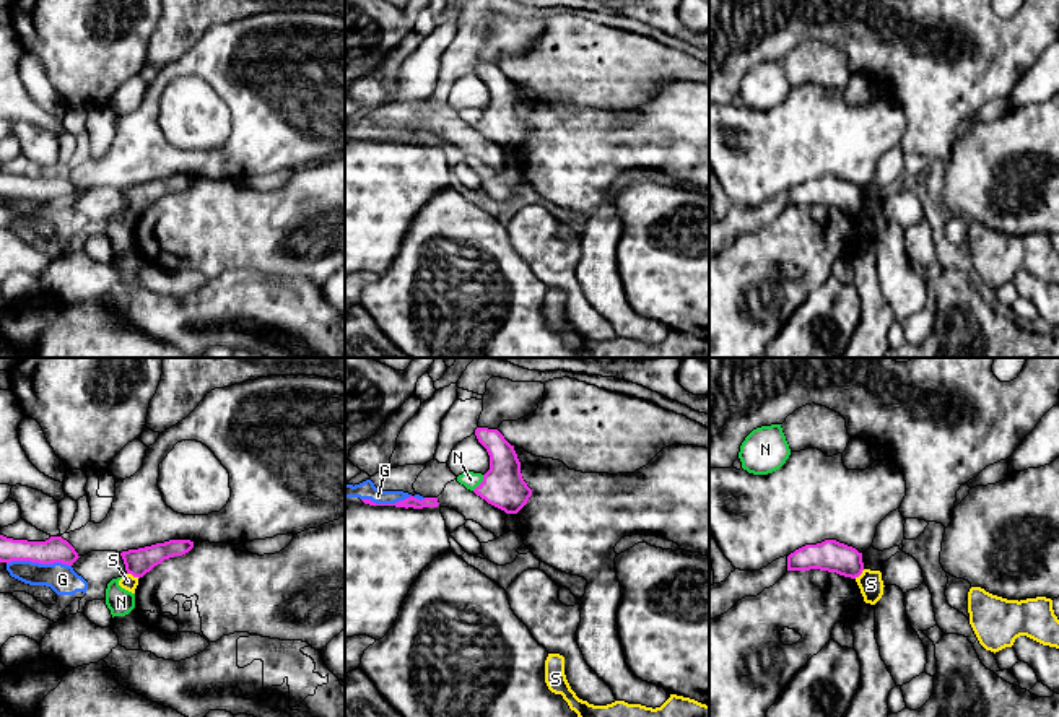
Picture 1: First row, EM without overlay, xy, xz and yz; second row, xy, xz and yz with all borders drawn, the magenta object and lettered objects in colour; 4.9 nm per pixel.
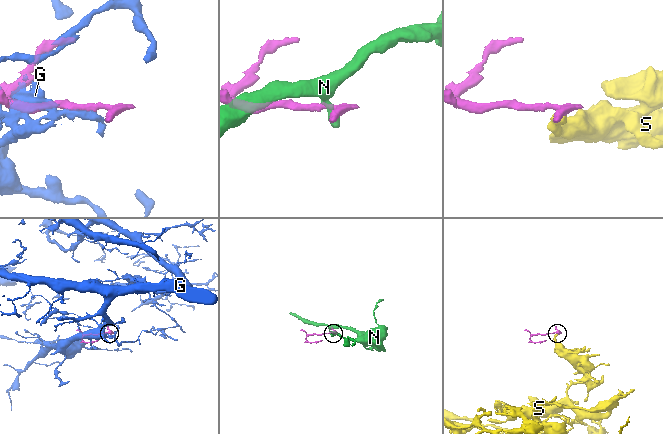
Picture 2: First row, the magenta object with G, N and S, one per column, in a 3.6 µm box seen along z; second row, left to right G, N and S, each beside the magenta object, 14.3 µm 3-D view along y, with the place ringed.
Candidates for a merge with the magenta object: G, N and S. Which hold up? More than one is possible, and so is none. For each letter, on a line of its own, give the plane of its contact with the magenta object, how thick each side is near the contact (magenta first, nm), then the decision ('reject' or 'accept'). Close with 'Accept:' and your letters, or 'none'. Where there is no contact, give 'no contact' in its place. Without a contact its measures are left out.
G: xy | 130/150 nm | reject
N: xz | 220/90 nm | reject
S: xy | 130/80 nm | reject
Accept: none

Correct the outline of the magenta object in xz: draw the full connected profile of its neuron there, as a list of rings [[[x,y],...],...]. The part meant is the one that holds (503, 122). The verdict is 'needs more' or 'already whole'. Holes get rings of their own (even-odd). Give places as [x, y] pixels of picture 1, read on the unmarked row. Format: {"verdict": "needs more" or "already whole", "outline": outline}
{"verdict": "already whole", "outline": [[[477,63],[475,72],[490,91],[490,106],[473,128],[506,150],[517,150],[532,125],[522,114],[514,81],[498,65]]]}

